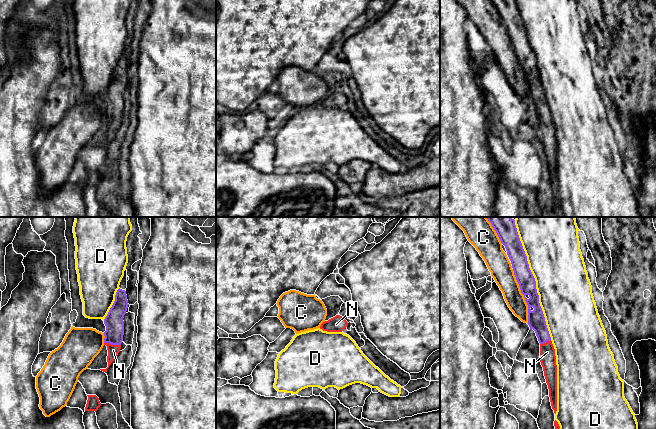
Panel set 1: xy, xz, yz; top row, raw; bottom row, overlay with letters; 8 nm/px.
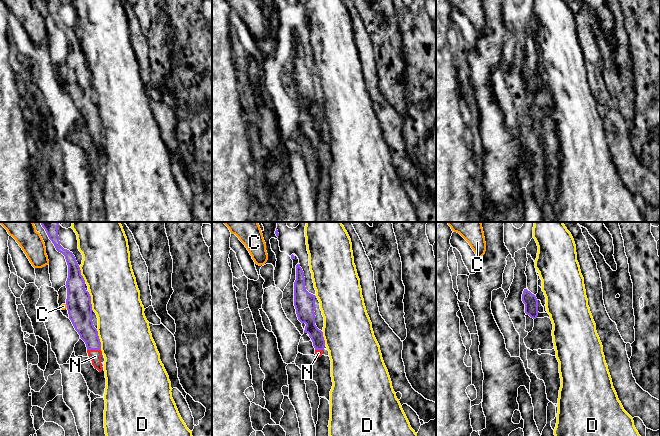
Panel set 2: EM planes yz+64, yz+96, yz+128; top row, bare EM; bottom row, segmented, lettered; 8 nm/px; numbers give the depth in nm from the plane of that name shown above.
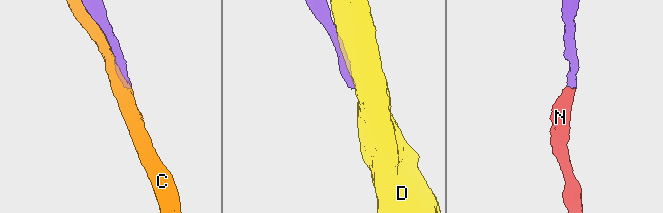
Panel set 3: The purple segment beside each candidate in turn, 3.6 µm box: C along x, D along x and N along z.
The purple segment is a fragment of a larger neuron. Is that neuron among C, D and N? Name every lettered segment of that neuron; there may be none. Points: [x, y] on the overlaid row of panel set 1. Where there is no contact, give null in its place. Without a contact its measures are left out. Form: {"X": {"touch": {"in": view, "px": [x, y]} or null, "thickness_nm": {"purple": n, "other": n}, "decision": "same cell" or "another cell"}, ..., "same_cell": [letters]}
{"C": {"touch": {"in": "yz", "px": [524, 296]}, "thickness_nm": {"purple": 140, "other": 170}, "decision": "another cell"}, "D": {"touch": {"in": "yz", "px": [534, 280]}, "thickness_nm": {"purple": 140, "other": 440}, "decision": "another cell"}, "N": {"touch": {"in": "xy", "px": [112, 344]}, "thickness_nm": {"purple": 150, "other": 90}, "decision": "same cell"}, "same_cell": ["N"]}

